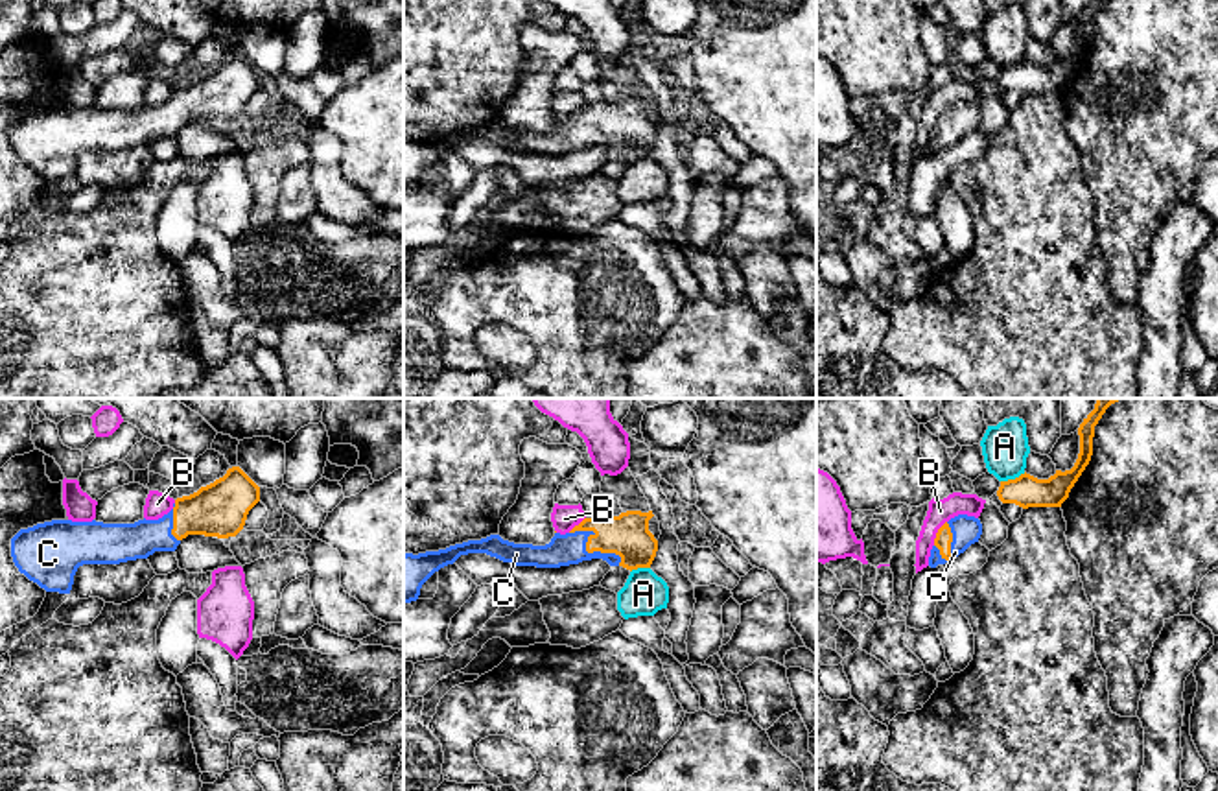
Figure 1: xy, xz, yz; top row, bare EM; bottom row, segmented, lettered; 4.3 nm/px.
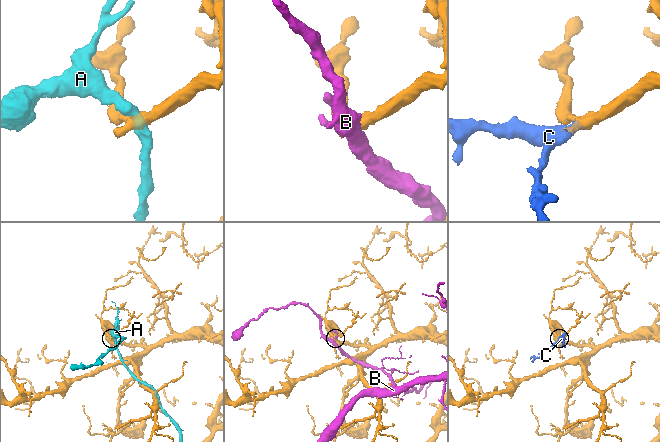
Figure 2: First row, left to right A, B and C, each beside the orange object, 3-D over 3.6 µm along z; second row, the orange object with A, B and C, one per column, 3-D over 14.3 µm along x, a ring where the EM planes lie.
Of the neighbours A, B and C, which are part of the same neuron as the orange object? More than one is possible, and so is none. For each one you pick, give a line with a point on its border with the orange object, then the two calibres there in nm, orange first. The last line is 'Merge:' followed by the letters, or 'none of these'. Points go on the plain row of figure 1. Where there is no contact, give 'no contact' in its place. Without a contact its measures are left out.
C: contact xz (588, 139); calibres 190 and 140 nm
Merge: C

